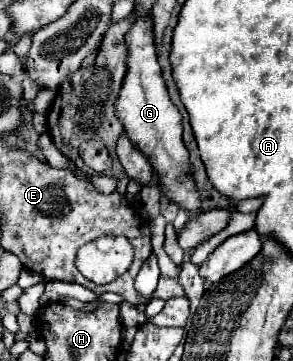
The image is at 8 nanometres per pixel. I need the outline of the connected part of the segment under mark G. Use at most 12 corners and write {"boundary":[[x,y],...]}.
{"boundary":[[149,17],[127,35],[117,115],[161,173],[163,193],[201,207],[155,55]]}

